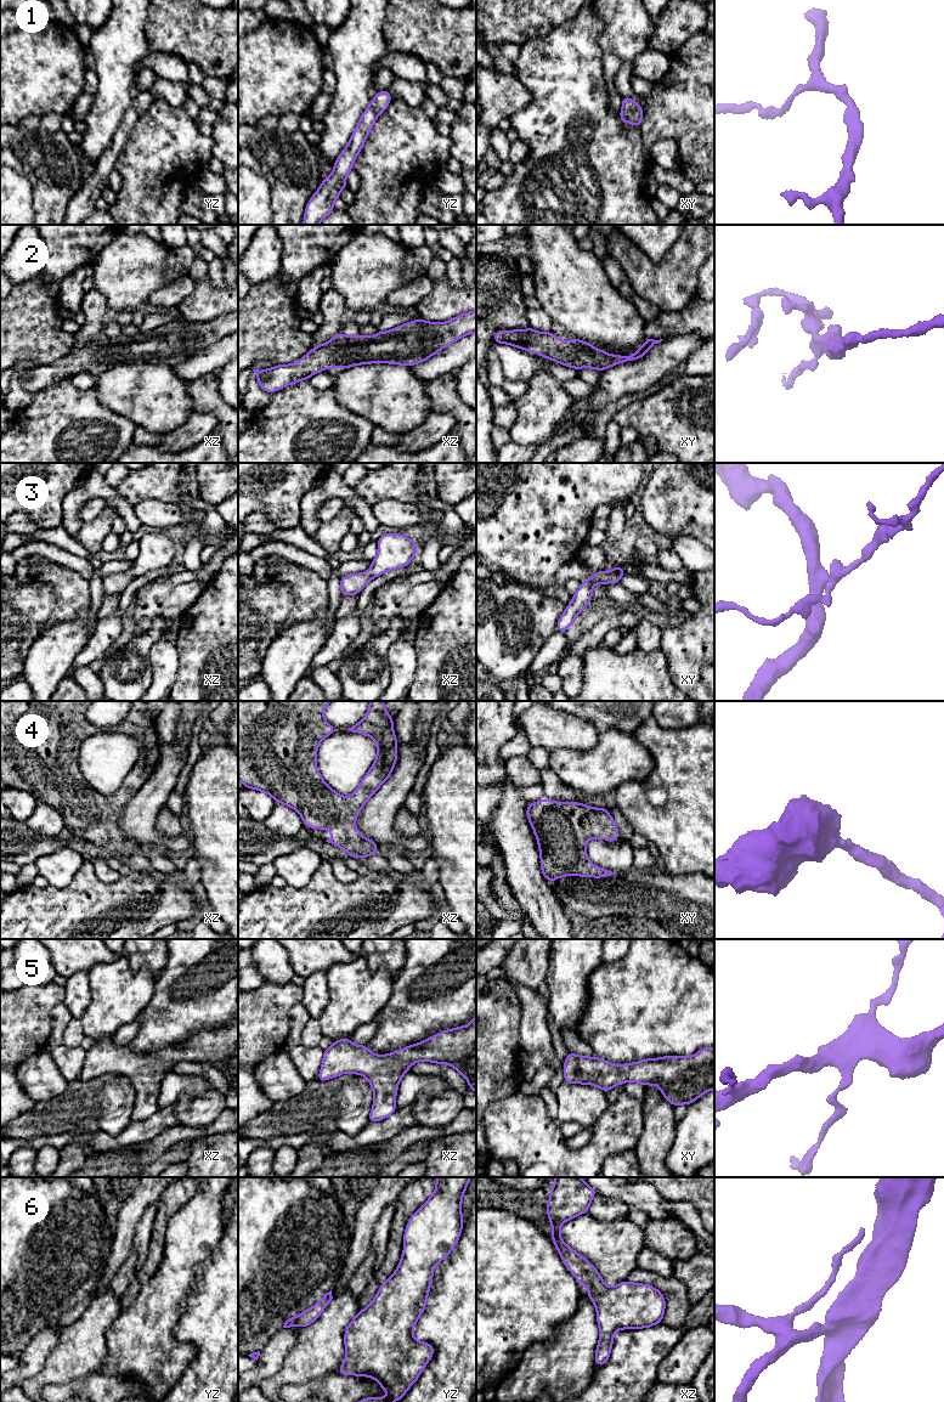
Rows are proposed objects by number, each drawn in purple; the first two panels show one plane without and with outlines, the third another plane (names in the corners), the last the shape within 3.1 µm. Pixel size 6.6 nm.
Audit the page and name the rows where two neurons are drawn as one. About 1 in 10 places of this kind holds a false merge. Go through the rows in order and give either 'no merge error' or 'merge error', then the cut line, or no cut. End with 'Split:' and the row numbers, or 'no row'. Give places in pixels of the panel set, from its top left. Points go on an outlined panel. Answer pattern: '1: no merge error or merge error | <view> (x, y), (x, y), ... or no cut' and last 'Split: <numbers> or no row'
1: no merge error | no cut
2: no merge error | no cut
3: no merge error | no cut
4: no merge error | no cut
5: no merge error | no cut
6: no merge error | no cut
Split: no row

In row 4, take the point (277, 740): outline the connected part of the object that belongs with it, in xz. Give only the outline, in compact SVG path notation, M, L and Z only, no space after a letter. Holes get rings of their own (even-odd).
M238 701L238 780L247 787L264 791L276 803L282 803L295 809L304 825L311 829L332 830L332 838L326 842L343 848L349 857L367 858L378 852L378 844L371 838L363 837L355 824L362 807L390 778L397 761L397 746L394 718L388 713L383 701L369 701L369 708L364 718L349 728L349 731L360 733L377 741L377 758L372 768L363 776L356 791L350 797L337 793L322 779L317 765L316 754L320 742L337 730L326 722L323 713L332 701Z

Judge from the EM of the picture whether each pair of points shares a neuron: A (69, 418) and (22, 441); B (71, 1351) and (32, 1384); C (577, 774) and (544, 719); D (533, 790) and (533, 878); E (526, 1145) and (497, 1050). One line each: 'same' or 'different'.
A: same
B: same
C: different
D: different
E: different

